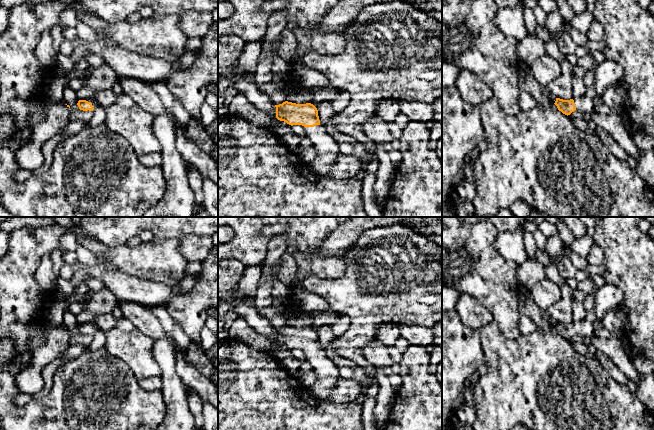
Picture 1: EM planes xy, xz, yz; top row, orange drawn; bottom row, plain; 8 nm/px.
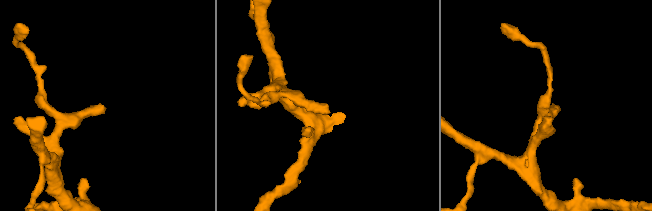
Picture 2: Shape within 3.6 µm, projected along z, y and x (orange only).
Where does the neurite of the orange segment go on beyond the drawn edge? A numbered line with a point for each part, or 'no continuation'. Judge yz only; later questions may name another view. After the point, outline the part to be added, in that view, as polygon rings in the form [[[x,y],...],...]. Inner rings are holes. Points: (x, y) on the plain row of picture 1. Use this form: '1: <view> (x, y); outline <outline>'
1: yz (614, 320); outline [[[622,305],[610,309],[601,319],[593,322],[586,318],[573,322],[576,334],[583,338],[592,338],[600,327],[607,329],[611,336],[623,338],[625,323],[626,314]]]

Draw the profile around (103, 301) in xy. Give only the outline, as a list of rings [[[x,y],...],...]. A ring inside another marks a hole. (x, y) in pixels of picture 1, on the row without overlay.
[[[102,288],[94,292],[87,306],[82,312],[76,315],[79,324],[87,324],[95,320],[98,315],[112,314],[113,309],[117,306],[115,296],[108,288]]]

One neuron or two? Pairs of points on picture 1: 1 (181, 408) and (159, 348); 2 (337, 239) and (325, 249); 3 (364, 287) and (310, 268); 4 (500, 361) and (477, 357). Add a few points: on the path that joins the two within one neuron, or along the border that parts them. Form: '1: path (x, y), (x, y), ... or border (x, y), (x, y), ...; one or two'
1: path (174, 393), (172, 382), (168, 375), (167, 363); one
2: path (334, 242), (328, 247); one
3: border (343, 254), (342, 275), (325, 279), (314, 276); two
4: border (480, 335), (480, 344), (485, 363); two

